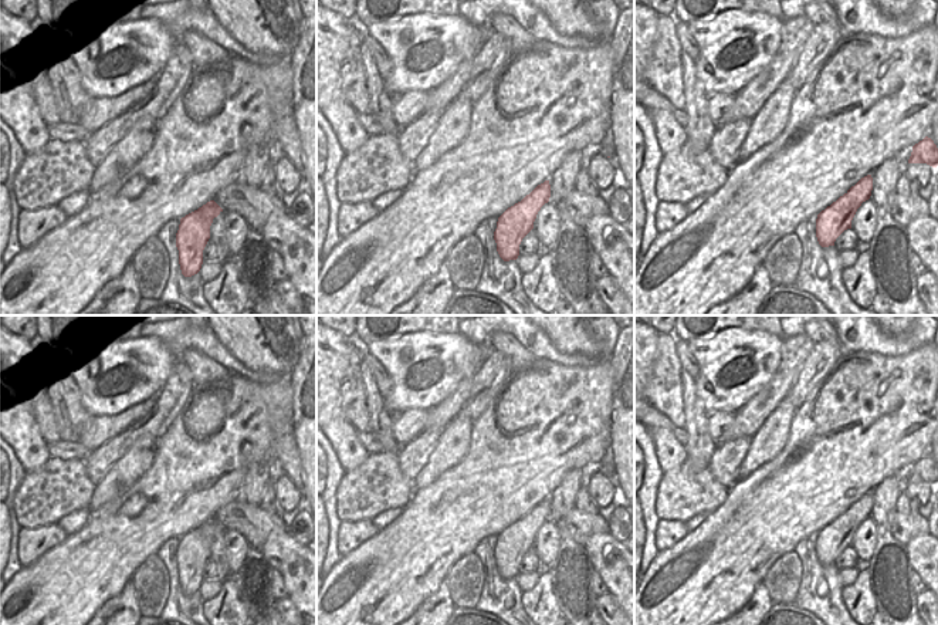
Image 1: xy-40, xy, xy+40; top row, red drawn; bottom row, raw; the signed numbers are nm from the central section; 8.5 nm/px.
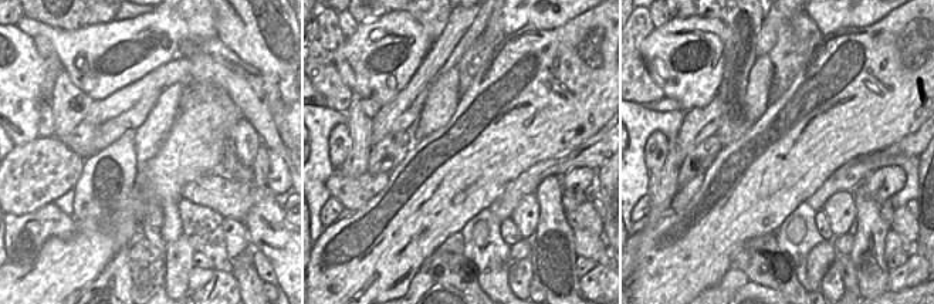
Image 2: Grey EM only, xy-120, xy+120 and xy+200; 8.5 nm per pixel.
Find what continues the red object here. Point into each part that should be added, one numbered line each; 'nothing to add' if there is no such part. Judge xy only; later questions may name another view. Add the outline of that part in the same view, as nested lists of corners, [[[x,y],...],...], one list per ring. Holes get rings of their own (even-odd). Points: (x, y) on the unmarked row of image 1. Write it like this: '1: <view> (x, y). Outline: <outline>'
nothing to add

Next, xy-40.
nothing to add

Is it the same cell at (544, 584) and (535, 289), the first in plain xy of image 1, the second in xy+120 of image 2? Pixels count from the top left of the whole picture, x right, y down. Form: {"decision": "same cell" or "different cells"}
{"decision": "different cells"}

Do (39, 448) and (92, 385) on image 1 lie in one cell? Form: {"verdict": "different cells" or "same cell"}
{"verdict": "different cells"}

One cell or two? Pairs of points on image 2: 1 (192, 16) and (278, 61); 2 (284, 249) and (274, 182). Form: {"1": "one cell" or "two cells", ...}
{"1": "two cells", "2": "two cells"}

